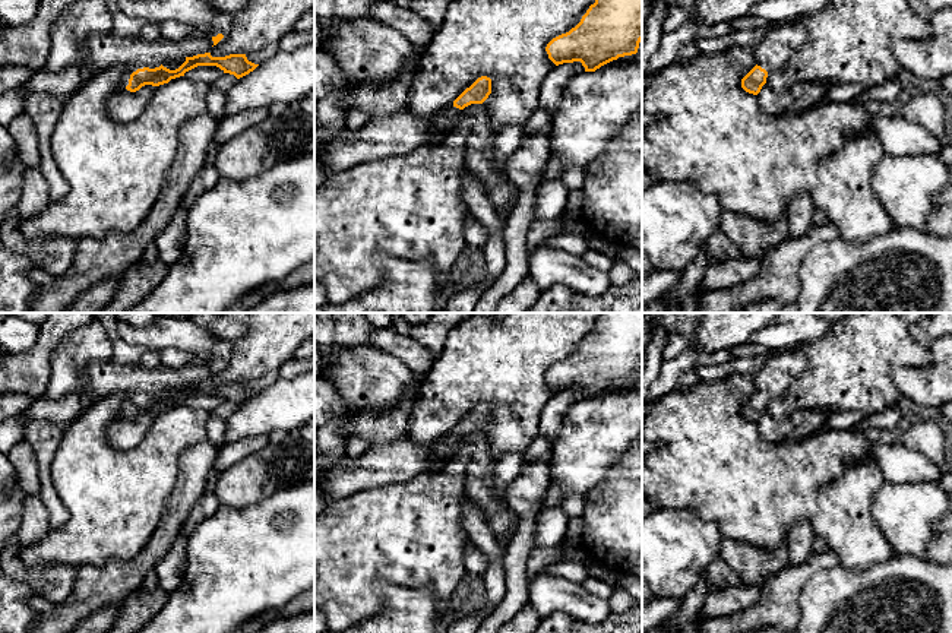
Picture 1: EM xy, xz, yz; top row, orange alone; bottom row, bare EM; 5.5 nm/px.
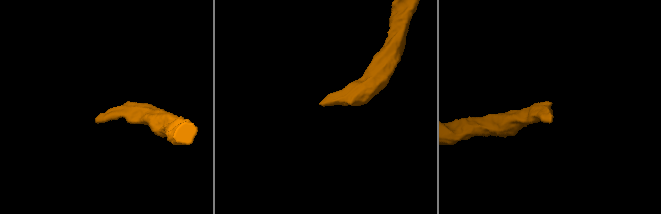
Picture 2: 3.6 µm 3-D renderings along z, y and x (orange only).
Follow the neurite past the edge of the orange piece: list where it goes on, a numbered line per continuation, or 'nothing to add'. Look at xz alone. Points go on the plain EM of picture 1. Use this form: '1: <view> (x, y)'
1: xz (443, 449)

